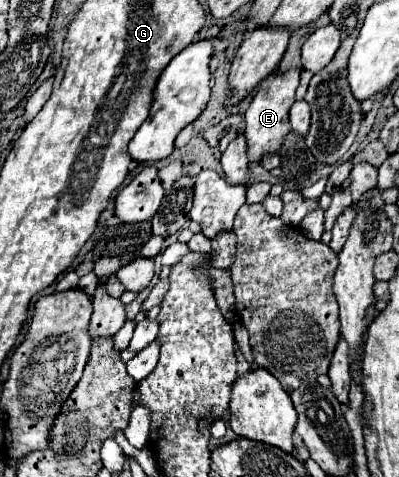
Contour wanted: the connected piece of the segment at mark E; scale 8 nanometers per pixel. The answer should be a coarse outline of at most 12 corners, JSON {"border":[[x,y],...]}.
{"border":[[301,70],[271,74],[245,112],[249,164],[291,132]]}

